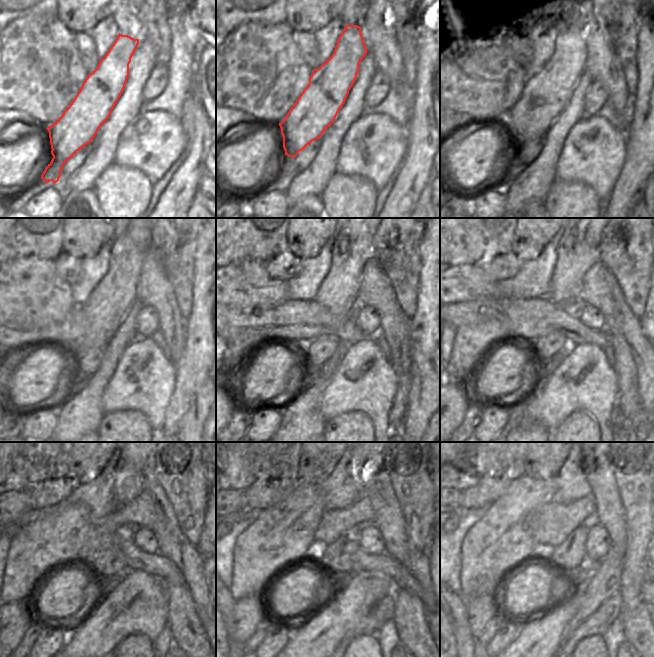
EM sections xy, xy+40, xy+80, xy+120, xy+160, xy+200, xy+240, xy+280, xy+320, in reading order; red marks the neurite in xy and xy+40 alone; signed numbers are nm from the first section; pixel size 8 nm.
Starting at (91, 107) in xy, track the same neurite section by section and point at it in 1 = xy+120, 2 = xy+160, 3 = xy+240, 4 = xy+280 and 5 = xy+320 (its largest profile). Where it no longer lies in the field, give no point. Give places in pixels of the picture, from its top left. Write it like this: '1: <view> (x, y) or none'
1: xy+120 (105, 309)
2: xy+160 (338, 292)
3: xy+240 (129, 483)
4: xy+280 (355, 467)
5: xy+320 (583, 464)

